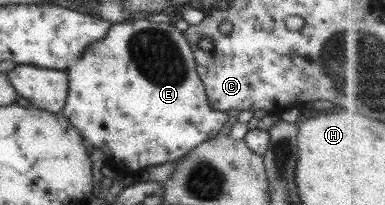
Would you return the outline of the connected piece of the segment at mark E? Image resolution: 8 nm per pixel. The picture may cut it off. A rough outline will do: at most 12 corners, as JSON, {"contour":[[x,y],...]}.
{"contour":[[172,23],[110,24],[60,112],[128,179],[214,139]]}

